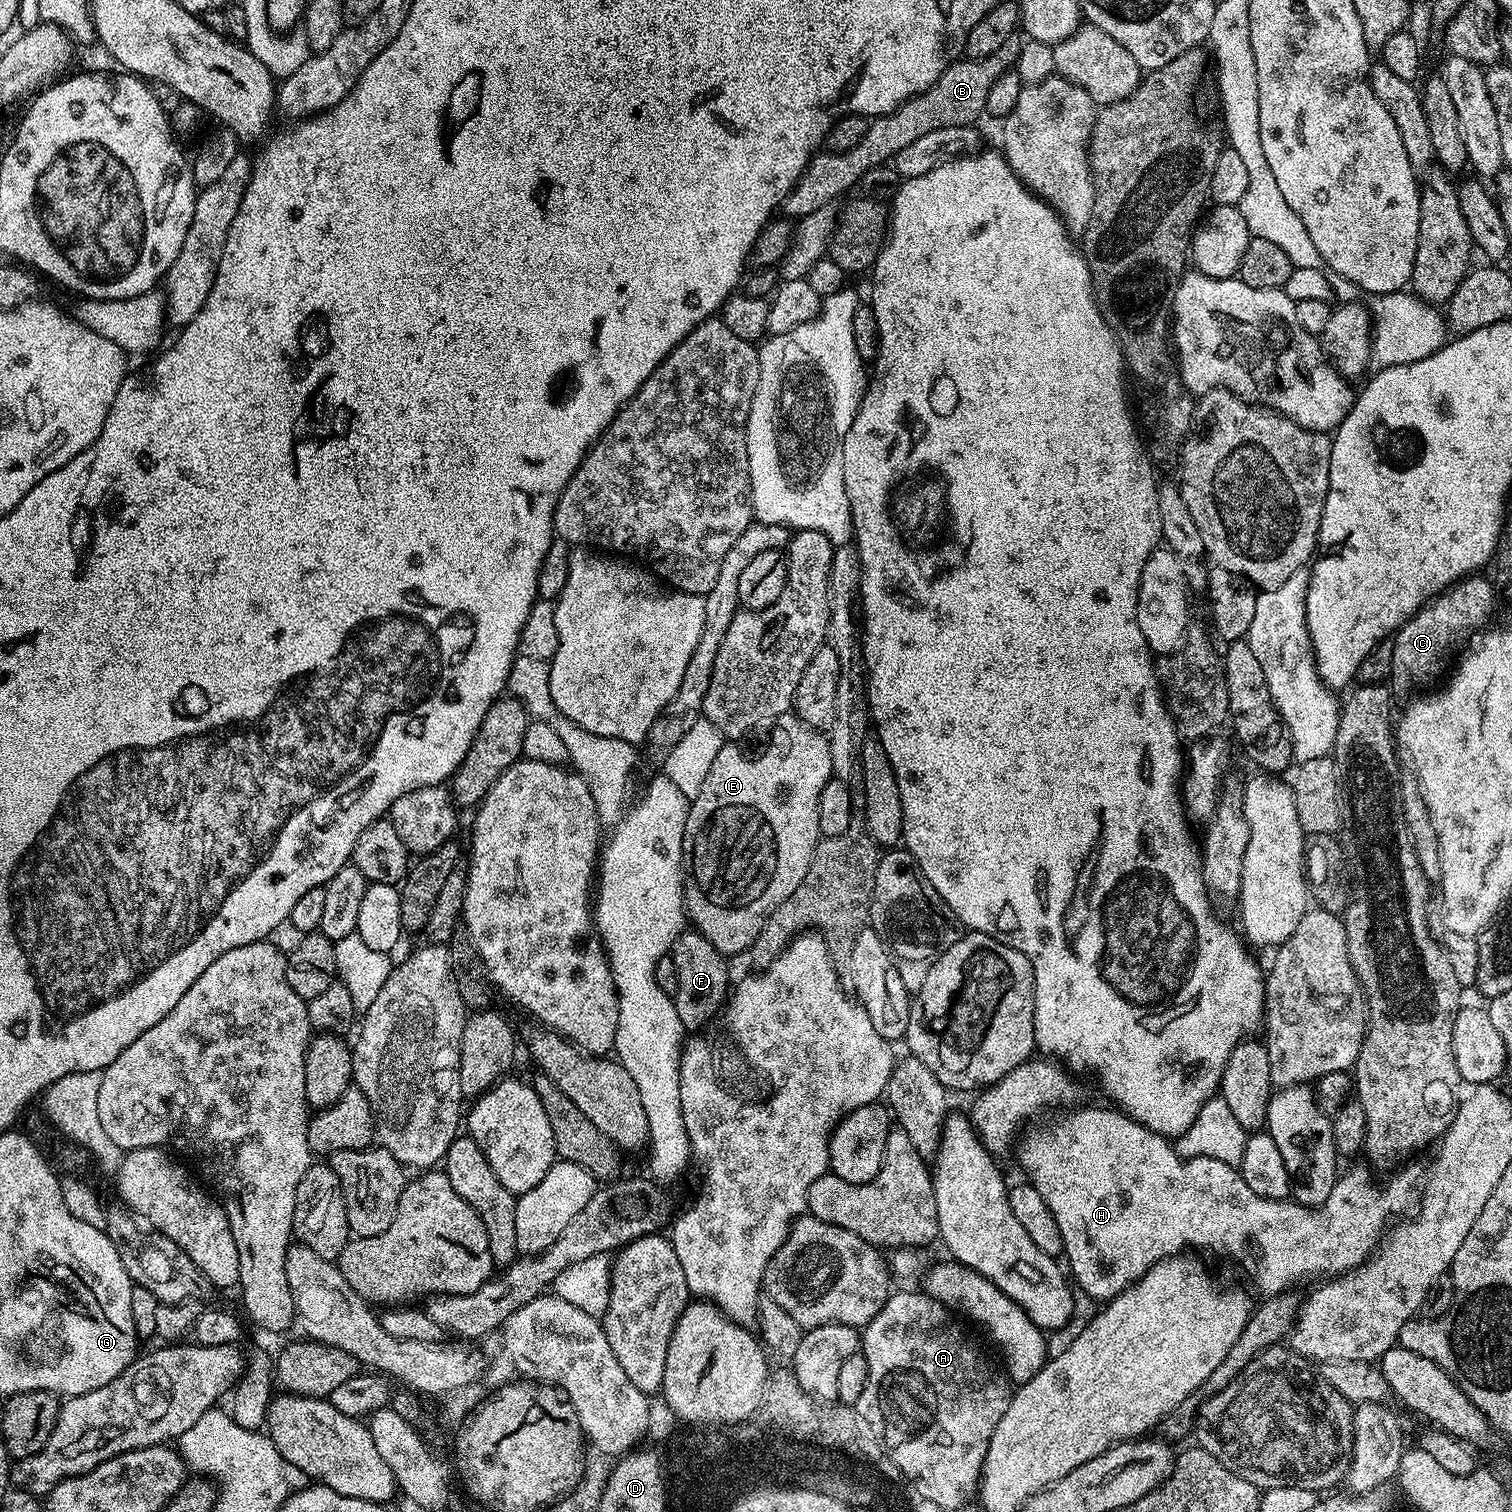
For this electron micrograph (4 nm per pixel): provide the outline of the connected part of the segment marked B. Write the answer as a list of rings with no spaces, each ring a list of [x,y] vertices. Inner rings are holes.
[[[1019,35],[1008,36],[994,54],[981,60],[957,59],[940,75],[938,82],[930,86],[922,94],[911,96],[906,102],[898,105],[887,116],[875,117],[869,123],[866,134],[858,146],[850,146],[845,152],[829,152],[820,150],[813,155],[806,170],[796,179],[796,185],[784,199],[782,212],[785,217],[799,218],[806,214],[814,214],[822,206],[836,202],[843,192],[857,187],[860,179],[872,167],[887,165],[902,150],[902,146],[910,146],[910,142],[922,138],[922,134],[930,134],[946,126],[972,126],[982,116],[986,106],[986,94],[994,81],[1002,74],[1013,71],[1020,53],[1022,40]]]

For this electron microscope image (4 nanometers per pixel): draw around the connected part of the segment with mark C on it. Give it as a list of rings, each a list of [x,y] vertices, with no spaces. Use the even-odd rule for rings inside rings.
[[[1473,574],[1457,580],[1433,596],[1391,637],[1394,654],[1390,684],[1397,693],[1408,692],[1411,688],[1434,679],[1443,670],[1444,659],[1451,654],[1452,647],[1462,643],[1468,635],[1471,637],[1479,633],[1489,623],[1487,620],[1492,616],[1498,592],[1491,579],[1483,580],[1482,577],[1483,575]]]

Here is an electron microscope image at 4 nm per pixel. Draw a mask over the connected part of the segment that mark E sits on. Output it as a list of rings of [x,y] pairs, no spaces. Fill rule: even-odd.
[[[785,714],[775,721],[776,729],[772,732],[772,737],[768,740],[768,745],[764,748],[761,756],[756,756],[753,760],[747,760],[740,753],[740,744],[736,742],[726,742],[722,750],[714,757],[714,762],[710,762],[710,770],[706,770],[706,778],[702,778],[702,790],[698,790],[696,796],[691,797],[688,805],[688,817],[684,823],[684,837],[682,838],[682,858],[684,863],[682,871],[684,874],[684,911],[687,919],[694,923],[695,931],[701,932],[717,952],[725,958],[733,958],[739,952],[747,953],[752,947],[752,943],[758,938],[762,926],[768,921],[768,915],[794,890],[798,890],[798,882],[806,878],[806,870],[810,866],[810,858],[814,858],[816,845],[820,843],[820,827],[818,826],[818,798],[822,794],[822,786],[826,786],[828,780],[833,779],[832,755],[828,745],[828,737],[823,731],[810,728],[800,721],[795,714]]]

